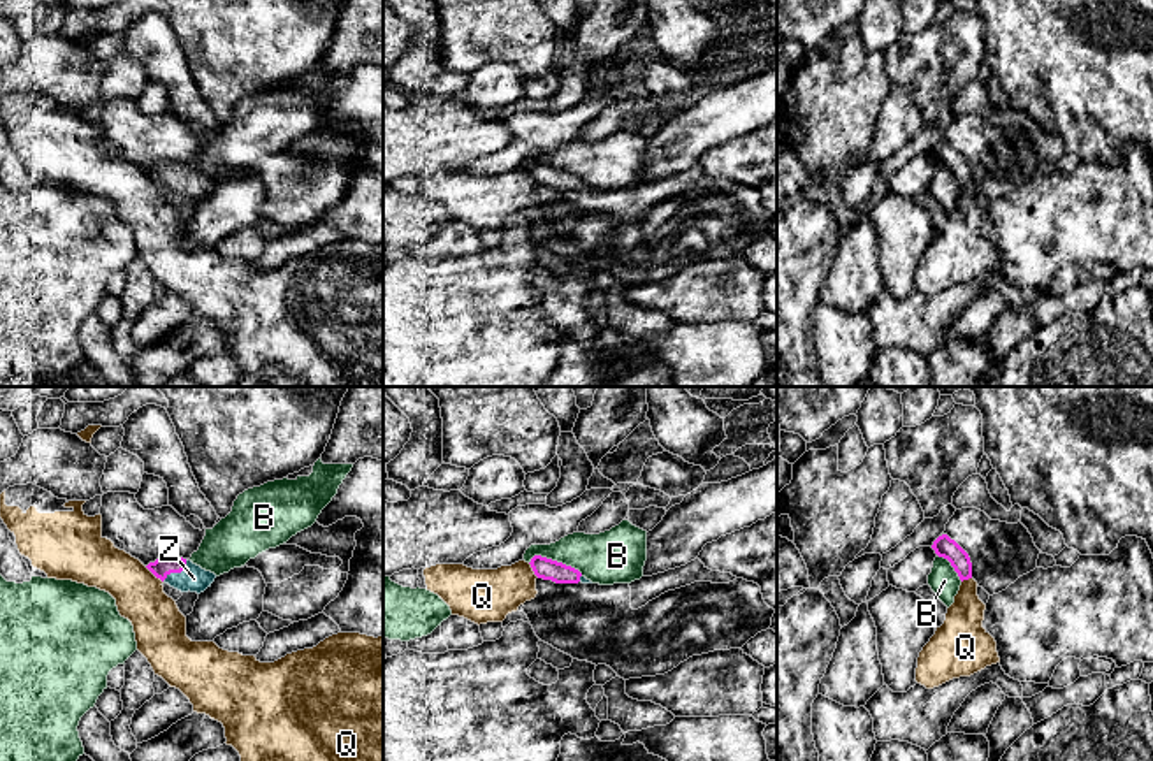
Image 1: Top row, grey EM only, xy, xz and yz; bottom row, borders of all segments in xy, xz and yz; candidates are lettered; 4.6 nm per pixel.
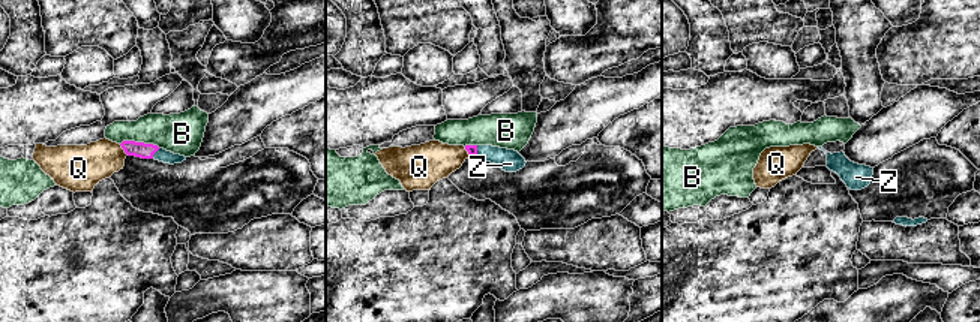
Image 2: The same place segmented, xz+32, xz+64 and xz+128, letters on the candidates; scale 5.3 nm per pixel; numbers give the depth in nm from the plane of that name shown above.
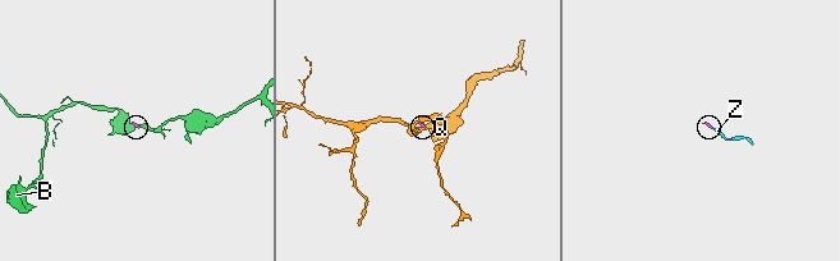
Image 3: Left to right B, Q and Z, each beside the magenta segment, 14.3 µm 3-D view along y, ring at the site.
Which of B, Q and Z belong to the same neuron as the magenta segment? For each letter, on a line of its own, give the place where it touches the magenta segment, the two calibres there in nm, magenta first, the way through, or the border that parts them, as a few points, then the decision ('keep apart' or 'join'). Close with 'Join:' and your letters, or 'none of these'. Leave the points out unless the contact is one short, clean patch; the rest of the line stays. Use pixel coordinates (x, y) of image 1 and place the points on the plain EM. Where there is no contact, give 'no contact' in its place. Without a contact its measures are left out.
B: xz (556, 167) | 100/240 nm | along xz (529, 166), (545, 162), (573, 173), (582, 181) | keep apart
Q: xy (153, 180) | 90/240 nm | along xy (145, 173), (162, 188) | keep apart
Z: xy (176, 178) | 90/120 nm | across xy (166, 171), (176, 178), (194, 185) | join
Join: Z

